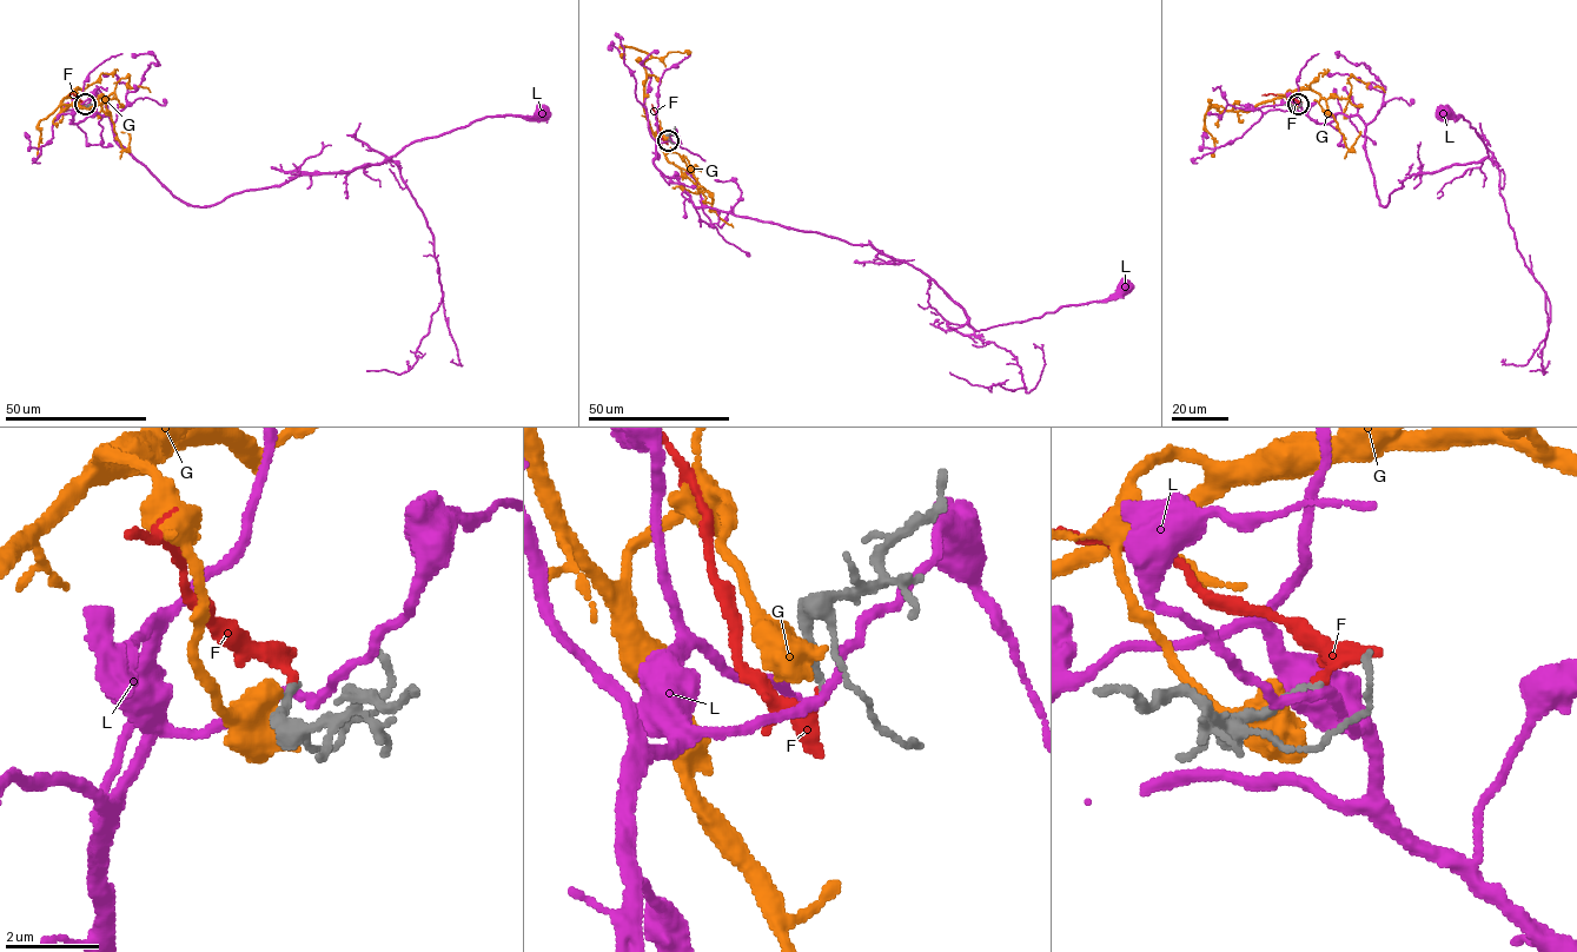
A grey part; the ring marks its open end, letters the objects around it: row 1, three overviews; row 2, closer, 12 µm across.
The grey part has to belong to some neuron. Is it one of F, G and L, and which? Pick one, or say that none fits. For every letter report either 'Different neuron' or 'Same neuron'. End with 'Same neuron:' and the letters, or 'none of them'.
F: Same neuron
G: Different neuron
L: Different neuron
Same neuron: F

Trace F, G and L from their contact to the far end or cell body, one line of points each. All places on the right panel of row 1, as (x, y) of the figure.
F: (1298, 104), (1289, 97), (1261, 94)
G: (1296, 105), (1286, 98), (1291, 91), (1247, 111), (1220, 111), (1210, 105), (1204, 129), (1214, 143), (1212, 157)
L: (1298, 104), (1318, 123), (1357, 116), (1384, 206), (1411, 174), (1488, 156), (1470, 123), (1446, 112)

